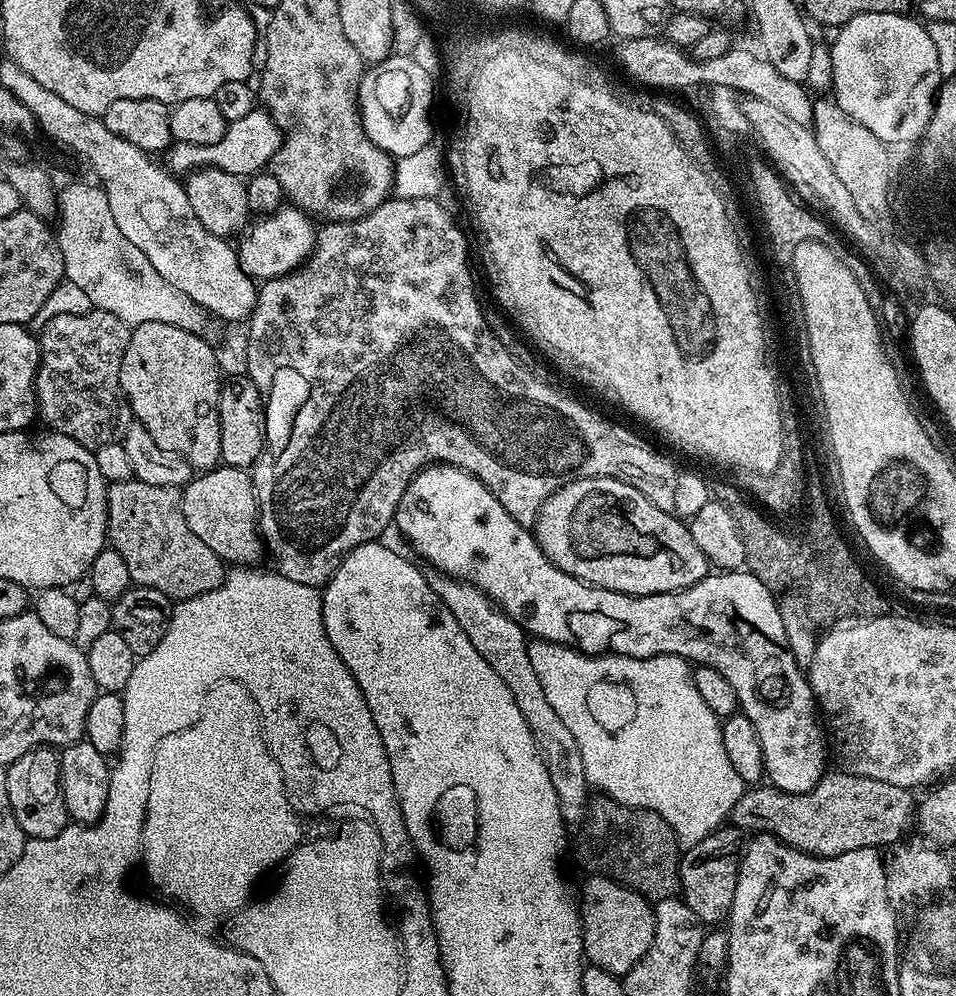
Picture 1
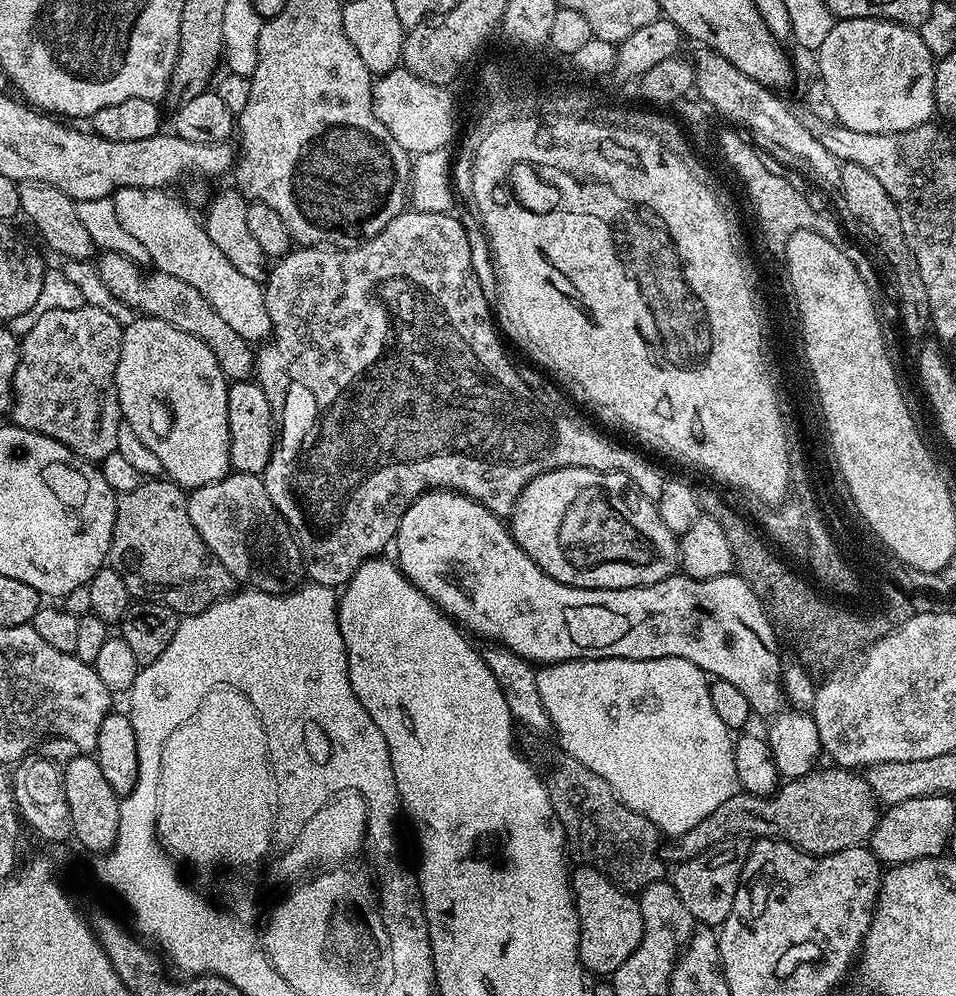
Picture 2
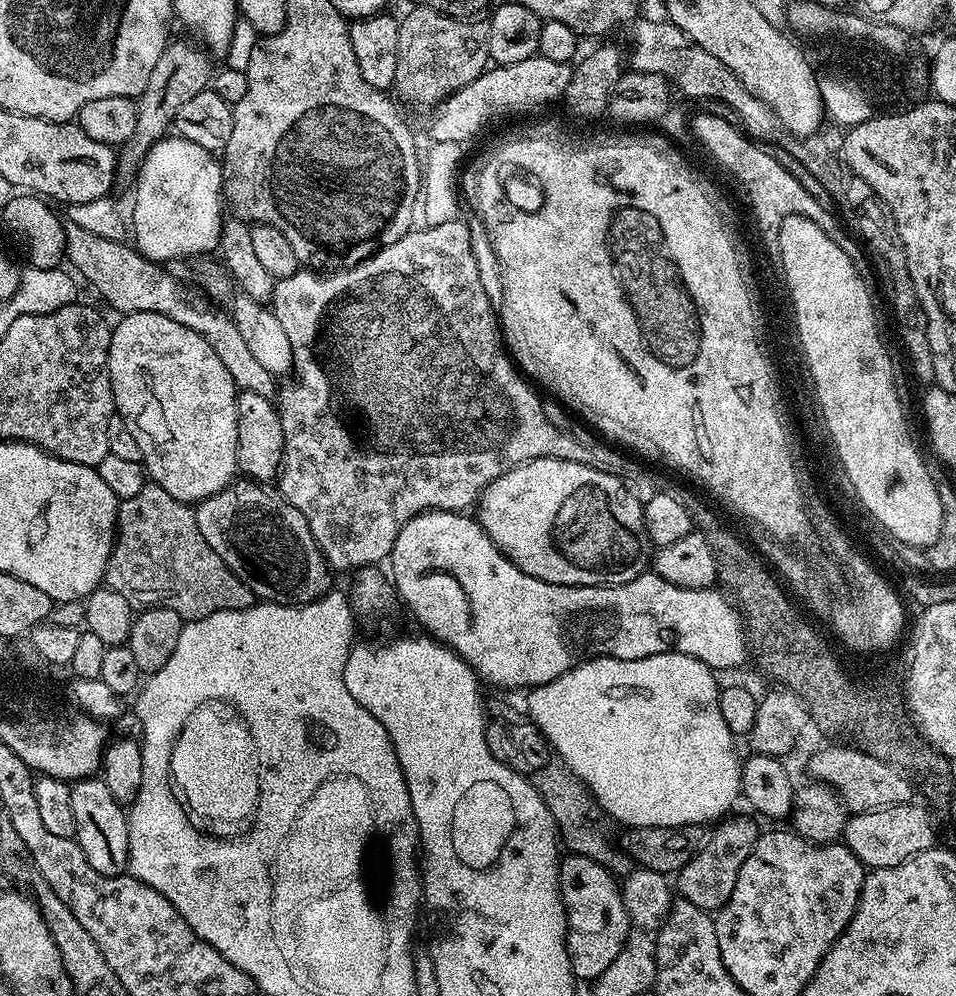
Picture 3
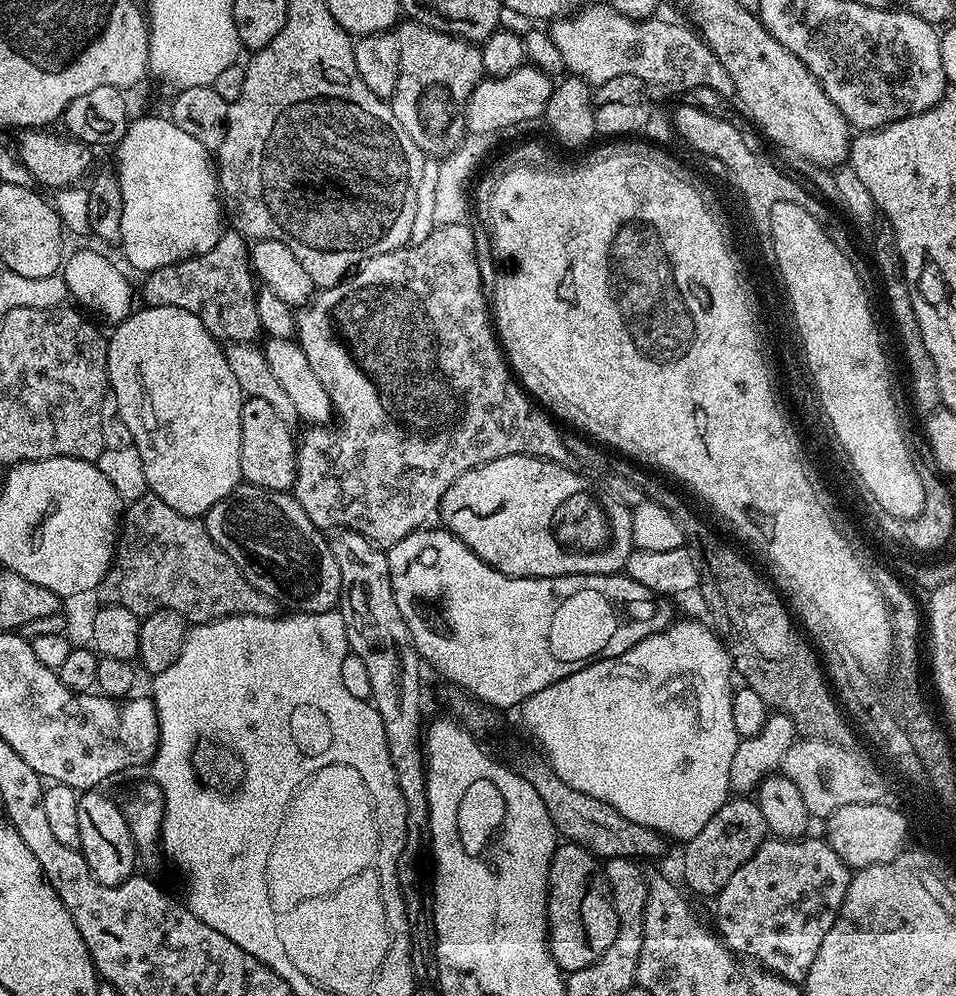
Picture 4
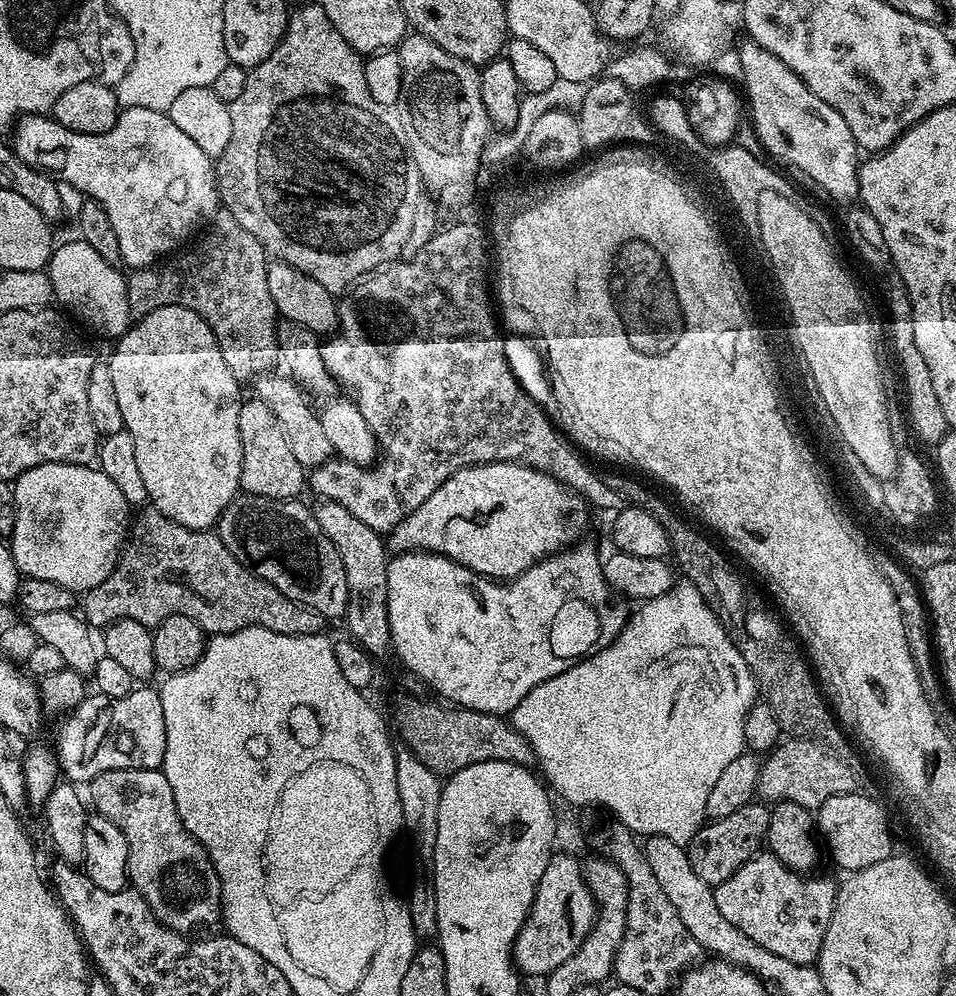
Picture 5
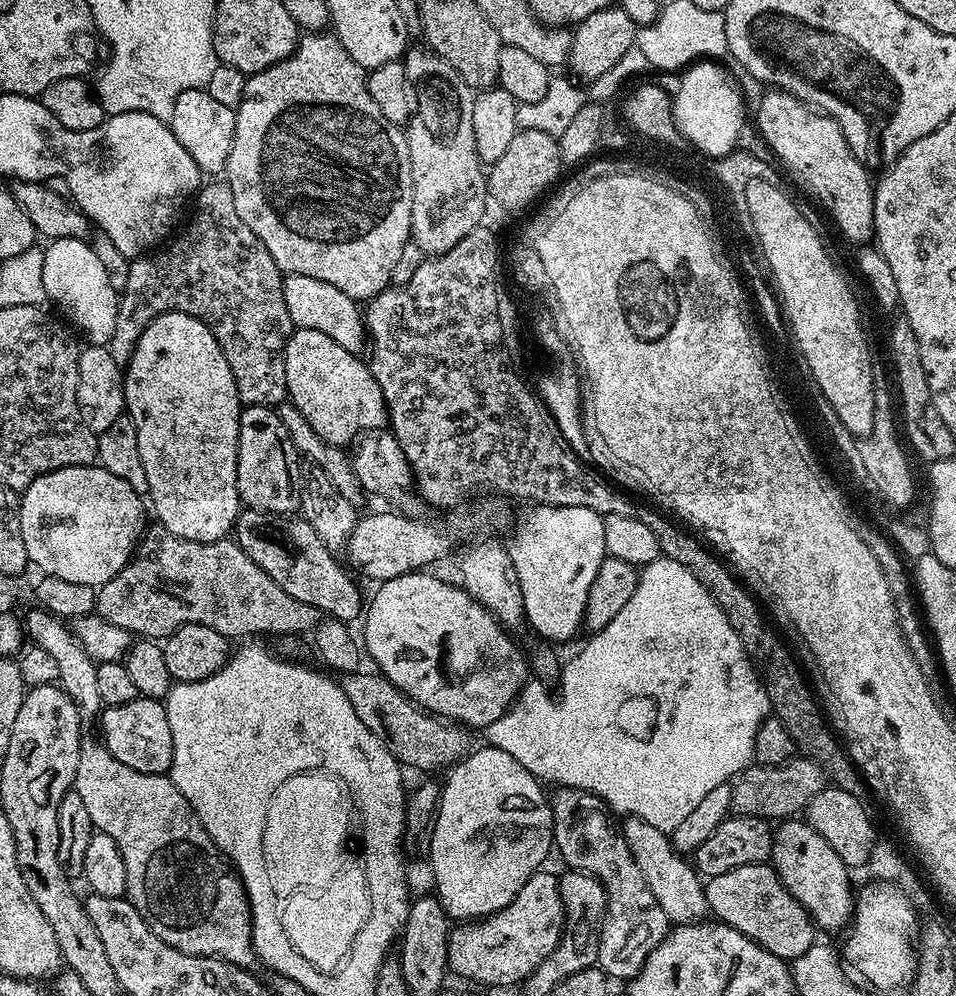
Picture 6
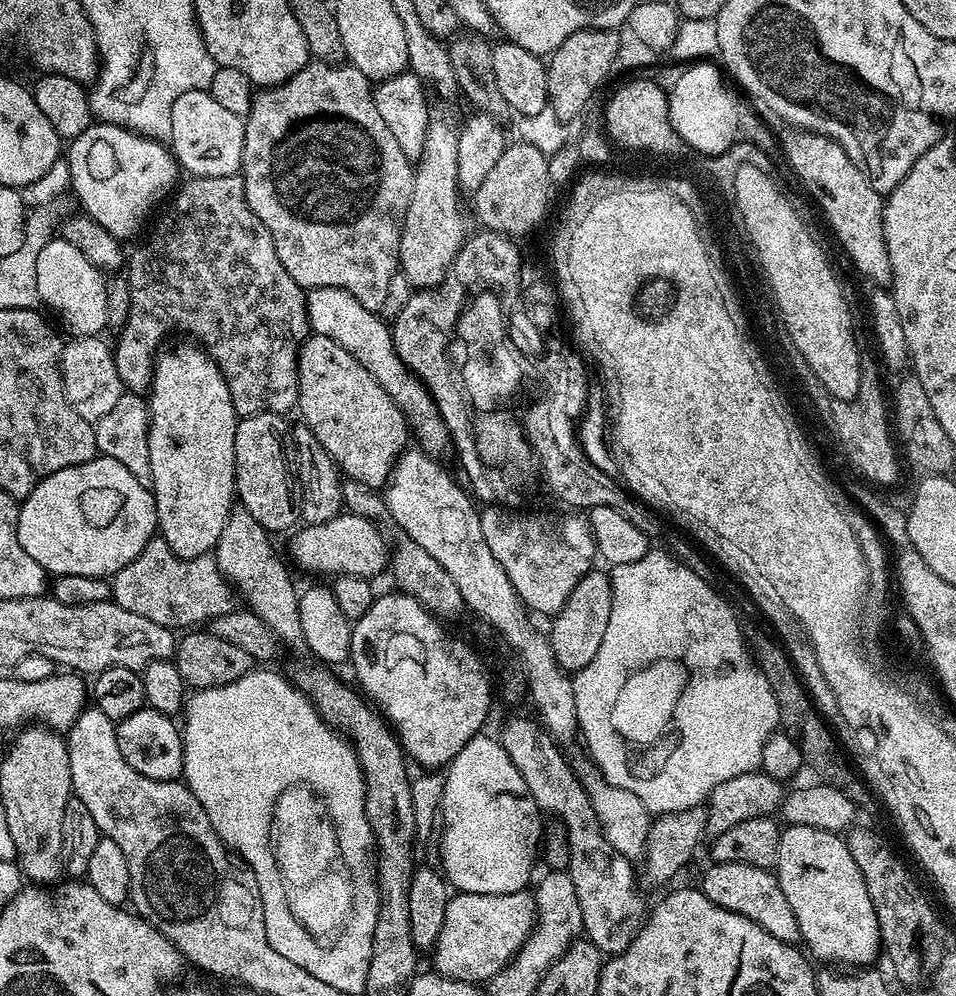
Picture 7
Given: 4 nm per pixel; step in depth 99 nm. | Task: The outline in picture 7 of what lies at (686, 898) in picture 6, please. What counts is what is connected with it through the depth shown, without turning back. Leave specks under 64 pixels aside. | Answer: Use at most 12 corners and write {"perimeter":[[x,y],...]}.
{"perimeter":[[587,755],[570,763],[604,837],[628,860],[643,857],[653,817]]}

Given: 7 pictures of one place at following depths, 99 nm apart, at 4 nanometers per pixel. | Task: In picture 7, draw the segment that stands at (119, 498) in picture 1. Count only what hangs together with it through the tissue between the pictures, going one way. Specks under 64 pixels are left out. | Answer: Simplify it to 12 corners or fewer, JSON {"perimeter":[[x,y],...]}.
{"perimeter":[[151,540],[113,604],[173,630],[234,608],[215,555]]}

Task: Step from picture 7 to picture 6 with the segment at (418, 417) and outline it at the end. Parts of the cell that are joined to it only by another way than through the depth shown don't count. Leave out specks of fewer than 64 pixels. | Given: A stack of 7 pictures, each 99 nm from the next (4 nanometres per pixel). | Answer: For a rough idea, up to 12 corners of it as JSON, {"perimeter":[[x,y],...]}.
{"perimeter":[[284,276],[296,328],[319,330],[357,354],[361,305],[330,282]]}

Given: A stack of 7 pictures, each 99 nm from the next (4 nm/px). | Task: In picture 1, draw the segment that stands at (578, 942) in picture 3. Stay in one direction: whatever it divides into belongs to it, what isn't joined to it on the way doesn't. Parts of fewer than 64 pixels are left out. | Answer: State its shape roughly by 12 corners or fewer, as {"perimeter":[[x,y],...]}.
{"perimeter":[[592,874],[579,889],[584,959],[622,978],[654,942],[654,908]]}

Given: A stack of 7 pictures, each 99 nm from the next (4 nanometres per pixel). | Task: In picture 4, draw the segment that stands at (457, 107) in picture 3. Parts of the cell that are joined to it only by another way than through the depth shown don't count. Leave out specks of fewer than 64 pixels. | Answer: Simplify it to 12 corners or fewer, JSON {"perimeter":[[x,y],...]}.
{"perimeter":[[529,63],[481,79],[469,133],[496,134],[548,111],[553,77]]}

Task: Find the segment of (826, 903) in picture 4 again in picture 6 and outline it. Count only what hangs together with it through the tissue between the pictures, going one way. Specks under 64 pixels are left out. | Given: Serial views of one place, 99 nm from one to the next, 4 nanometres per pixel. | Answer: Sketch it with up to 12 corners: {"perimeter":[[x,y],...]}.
{"perimeter":[[771,863],[707,877],[719,923],[782,961],[818,929]]}

